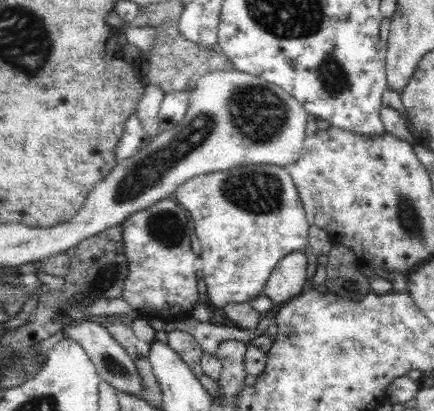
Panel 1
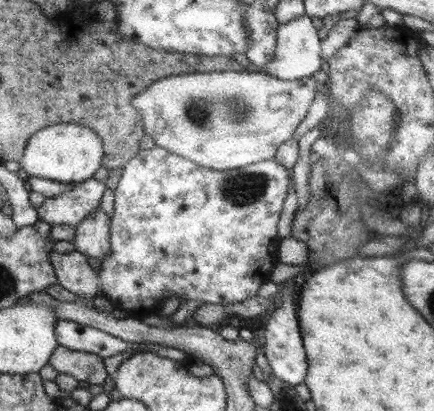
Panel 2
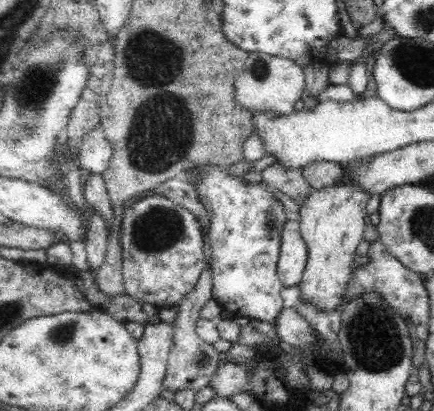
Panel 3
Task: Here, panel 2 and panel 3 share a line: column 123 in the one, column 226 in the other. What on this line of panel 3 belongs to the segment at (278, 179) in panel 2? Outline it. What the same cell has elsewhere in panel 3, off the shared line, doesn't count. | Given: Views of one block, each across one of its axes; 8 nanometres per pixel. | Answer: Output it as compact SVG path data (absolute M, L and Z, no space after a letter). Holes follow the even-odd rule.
M200 164L192 168L196 176L190 178L192 188L196 190L196 196L200 204L206 210L208 216L208 238L212 248L212 300L224 310L224 316L230 318L250 318L260 322L276 322L278 312L284 308L282 298L282 280L278 278L278 260L282 252L282 234L284 224L288 222L284 204L276 198L276 188L268 186L266 182L246 182L244 176L234 176L228 166L216 166L216 164Z

